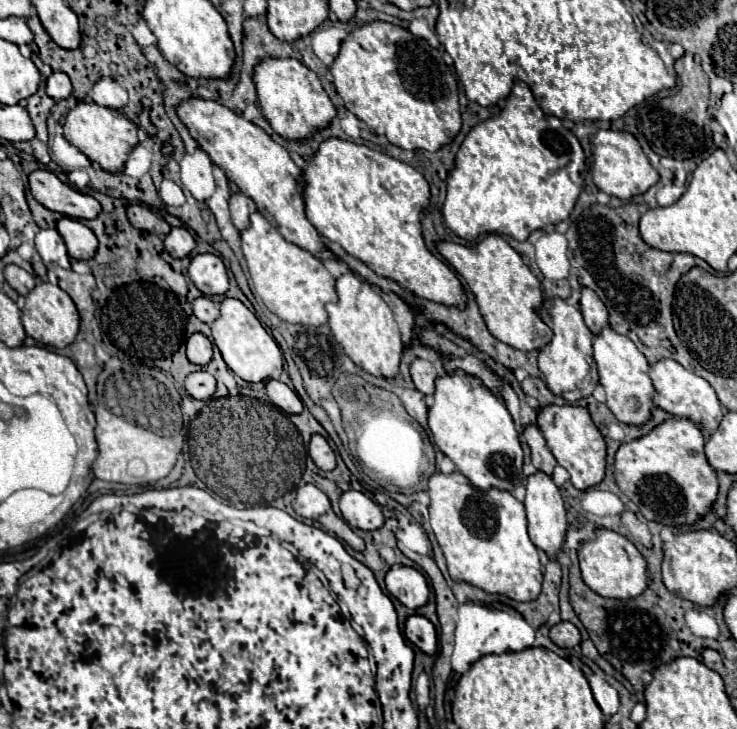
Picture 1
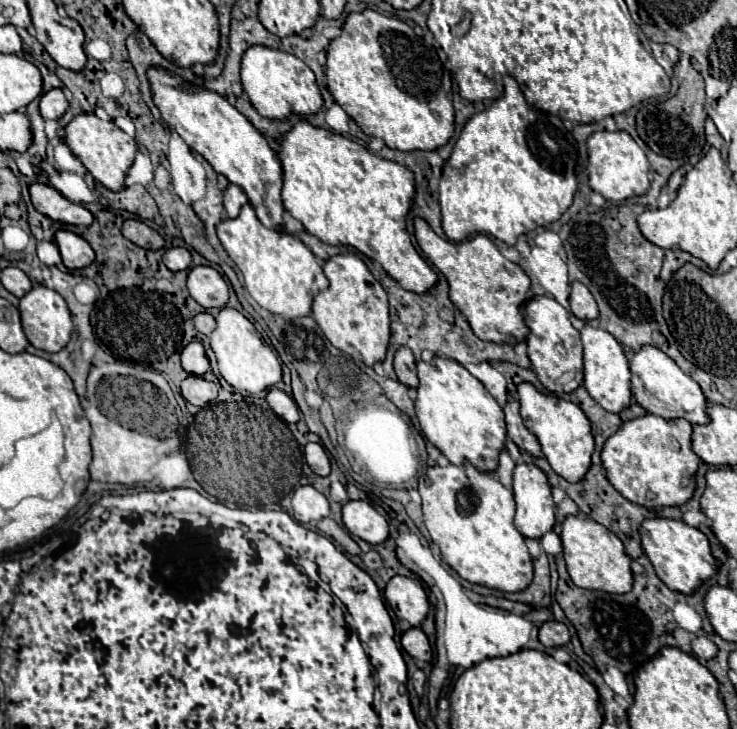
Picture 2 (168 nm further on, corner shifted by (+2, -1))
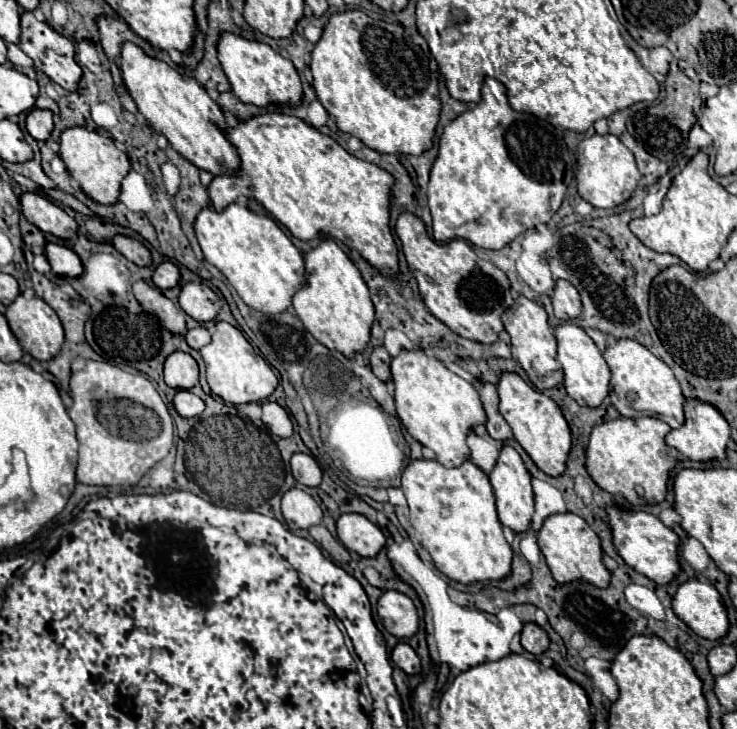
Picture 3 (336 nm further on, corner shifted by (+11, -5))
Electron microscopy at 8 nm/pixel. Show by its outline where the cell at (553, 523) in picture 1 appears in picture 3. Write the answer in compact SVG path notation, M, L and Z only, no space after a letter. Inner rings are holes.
M503 446L499 460L489 474L493 492L495 492L495 504L497 504L497 514L503 526L511 528L513 532L525 532L531 528L531 518L535 512L535 496L533 496L533 486L531 486L531 474L527 472L521 456L511 448Z

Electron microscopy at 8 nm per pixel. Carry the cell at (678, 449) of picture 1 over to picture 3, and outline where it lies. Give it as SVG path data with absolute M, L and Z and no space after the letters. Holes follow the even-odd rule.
M617 418L593 428L587 446L587 472L593 482L609 494L623 494L633 506L659 504L667 496L669 472L681 460L679 452L665 444L669 424L657 418Z

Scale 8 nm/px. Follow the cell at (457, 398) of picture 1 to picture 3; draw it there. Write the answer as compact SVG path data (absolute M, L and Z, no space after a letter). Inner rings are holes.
M403 350L397 358L393 358L391 374L395 384L397 416L407 432L417 442L431 448L437 462L447 468L461 466L469 460L469 446L465 438L475 430L475 426L485 424L487 420L479 392L437 358L431 358L421 350Z

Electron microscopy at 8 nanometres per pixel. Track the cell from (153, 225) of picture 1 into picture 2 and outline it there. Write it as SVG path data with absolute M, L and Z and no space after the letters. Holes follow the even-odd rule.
M126 220L122 226L122 234L124 238L128 238L144 250L160 250L164 246L164 238L156 230L138 220Z

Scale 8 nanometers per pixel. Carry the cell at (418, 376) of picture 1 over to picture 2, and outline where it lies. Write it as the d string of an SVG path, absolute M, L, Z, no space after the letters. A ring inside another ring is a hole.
M402 346L394 354L394 372L398 380L410 388L418 386L418 376L416 376L416 358L410 352L410 348Z

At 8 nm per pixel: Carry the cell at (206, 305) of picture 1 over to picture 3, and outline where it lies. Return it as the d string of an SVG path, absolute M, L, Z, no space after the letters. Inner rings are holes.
M197 326L197 328L193 328L193 330L189 330L189 332L185 334L185 340L187 340L187 344L189 344L191 348L199 350L199 348L203 348L205 344L209 344L211 334L209 334L209 330L207 330L205 326Z

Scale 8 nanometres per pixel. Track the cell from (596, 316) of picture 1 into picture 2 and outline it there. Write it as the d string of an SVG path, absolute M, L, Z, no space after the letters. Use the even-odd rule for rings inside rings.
M572 282L572 292L570 292L568 300L570 300L570 312L576 318L580 318L584 322L590 322L590 320L598 318L596 300L582 282Z

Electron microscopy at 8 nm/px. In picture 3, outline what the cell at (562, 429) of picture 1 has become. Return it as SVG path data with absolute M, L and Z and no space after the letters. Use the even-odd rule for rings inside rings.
M503 374L497 392L501 398L499 410L507 424L511 426L515 440L523 446L523 450L531 456L531 460L537 464L539 470L543 470L549 476L561 476L565 472L565 464L571 450L571 428L557 404L547 398L543 392L537 392L531 388L521 376L517 374Z

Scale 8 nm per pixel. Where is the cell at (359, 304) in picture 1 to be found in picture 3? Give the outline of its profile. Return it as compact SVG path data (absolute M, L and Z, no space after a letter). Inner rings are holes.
M323 240L305 254L305 270L309 284L293 296L295 314L319 344L355 358L367 348L375 320L375 308L361 272L333 240Z

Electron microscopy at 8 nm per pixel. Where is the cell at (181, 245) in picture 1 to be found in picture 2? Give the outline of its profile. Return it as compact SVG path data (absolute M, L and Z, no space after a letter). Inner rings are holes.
M170 248L164 252L164 264L168 270L180 272L180 270L190 268L192 258L190 258L190 252L186 248Z

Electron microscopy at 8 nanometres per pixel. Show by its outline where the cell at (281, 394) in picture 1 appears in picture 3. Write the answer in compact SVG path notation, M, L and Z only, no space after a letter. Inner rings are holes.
M263 402L263 424L269 428L269 432L287 438L293 434L293 424L291 418L287 414L287 410L283 406L279 406L277 402Z

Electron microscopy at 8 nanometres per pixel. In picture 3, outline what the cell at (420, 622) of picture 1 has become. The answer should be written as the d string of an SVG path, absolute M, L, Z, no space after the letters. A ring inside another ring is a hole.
M399 642L393 652L391 652L391 660L409 676L411 674L419 674L421 672L421 660L417 656L417 652L407 644L407 642Z

